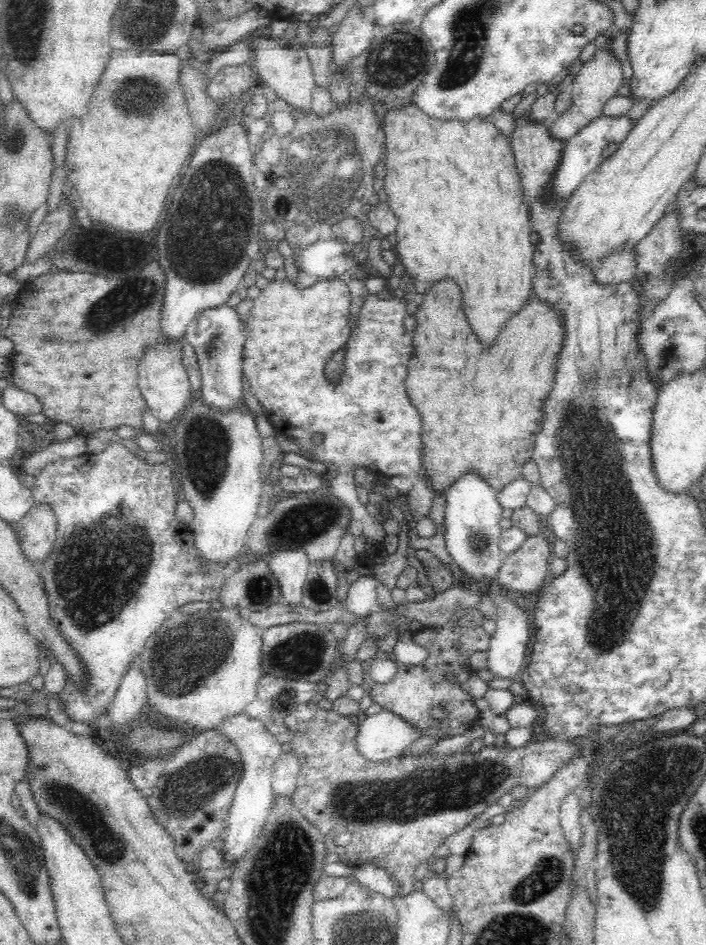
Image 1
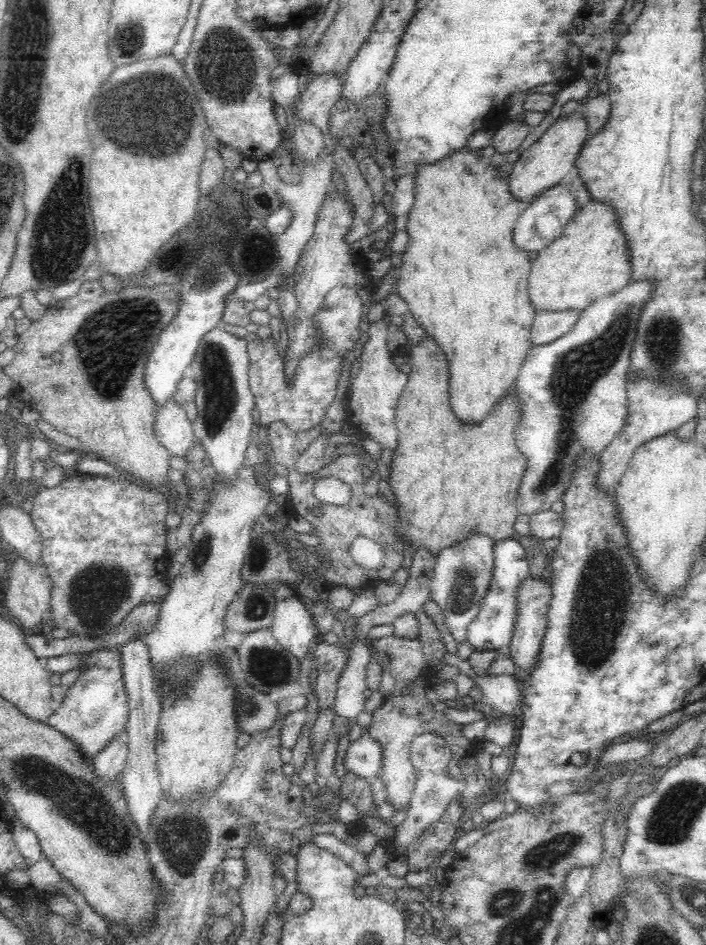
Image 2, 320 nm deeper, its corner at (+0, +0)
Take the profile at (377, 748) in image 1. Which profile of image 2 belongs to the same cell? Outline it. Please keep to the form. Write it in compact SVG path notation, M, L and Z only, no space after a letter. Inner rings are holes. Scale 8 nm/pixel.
M364 731L362 738L350 745L343 759L343 765L348 773L354 773L358 777L371 780L376 777L382 762L382 749Z

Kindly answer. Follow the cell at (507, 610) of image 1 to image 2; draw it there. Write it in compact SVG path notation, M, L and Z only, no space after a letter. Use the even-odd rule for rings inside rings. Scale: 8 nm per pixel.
M476 676L474 685L481 689L483 703L493 709L493 717L511 718L522 700L521 688L512 676Z

